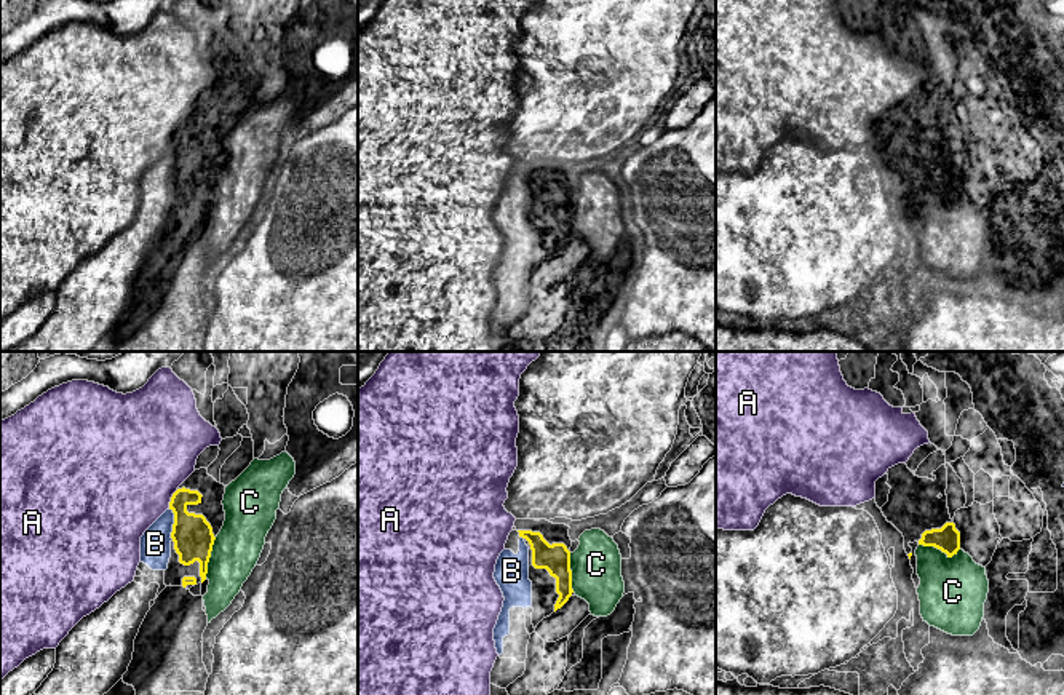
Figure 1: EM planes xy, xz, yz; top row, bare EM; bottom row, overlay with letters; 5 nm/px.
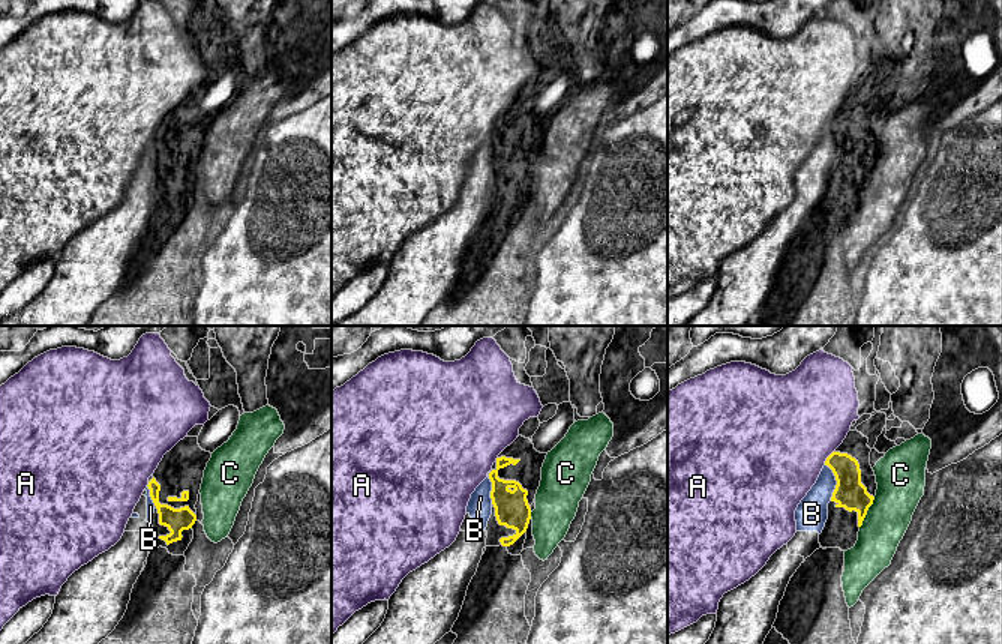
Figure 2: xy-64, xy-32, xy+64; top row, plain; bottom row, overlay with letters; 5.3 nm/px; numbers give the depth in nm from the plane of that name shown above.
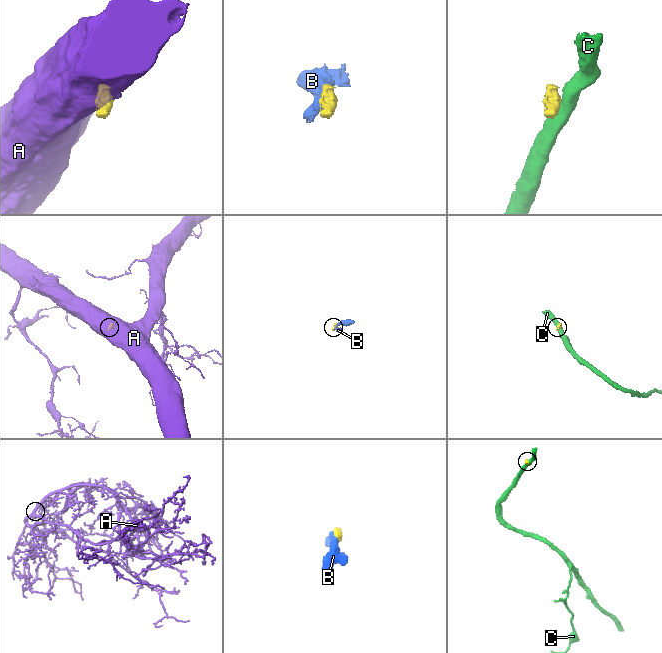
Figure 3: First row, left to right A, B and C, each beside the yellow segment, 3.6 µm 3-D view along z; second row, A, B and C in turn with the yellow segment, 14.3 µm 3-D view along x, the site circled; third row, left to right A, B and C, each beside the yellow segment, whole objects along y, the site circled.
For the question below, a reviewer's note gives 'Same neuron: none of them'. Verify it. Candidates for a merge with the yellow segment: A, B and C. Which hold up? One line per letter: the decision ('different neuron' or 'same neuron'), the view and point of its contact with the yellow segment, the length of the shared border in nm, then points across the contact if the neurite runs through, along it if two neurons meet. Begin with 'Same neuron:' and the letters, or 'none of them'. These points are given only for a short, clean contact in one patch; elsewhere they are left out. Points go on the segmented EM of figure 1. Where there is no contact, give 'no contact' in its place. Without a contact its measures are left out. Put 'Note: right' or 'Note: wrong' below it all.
Same neuron: none of them
A: different neuron; contact xy (171, 499); length 110 nm; border xy (178, 489), (168, 507)
B: different neuron; contact xy (173, 524); length 160 nm; border xy (168, 508), (173, 513), (171, 539)
C: different neuron; contact yz (940, 548); length 220 nm; border yz (919, 544), (936, 547), (949, 556), (959, 550)
Note: right

